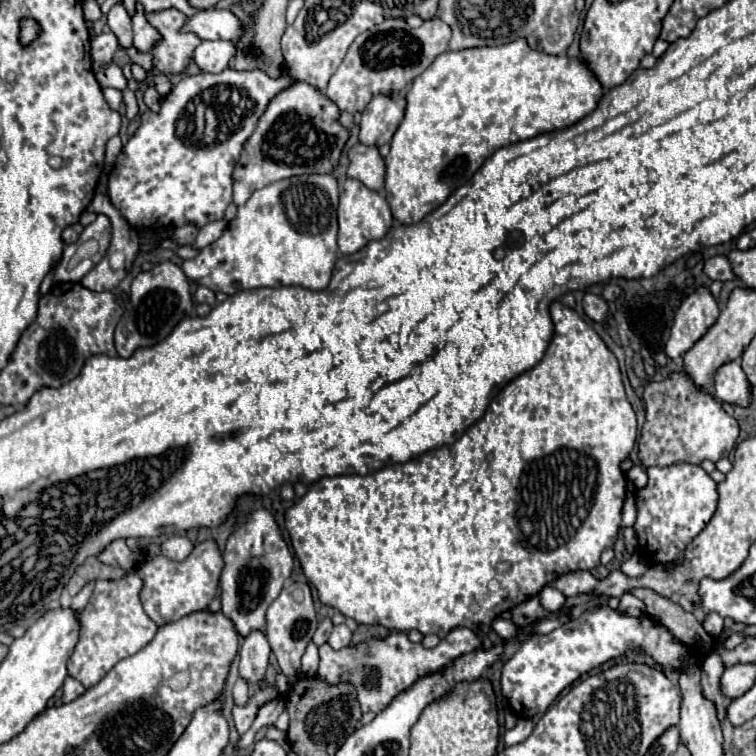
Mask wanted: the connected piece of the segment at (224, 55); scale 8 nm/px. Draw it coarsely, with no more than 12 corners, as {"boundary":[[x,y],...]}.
{"boundary":[[203,41],[193,55],[199,69],[221,73],[237,47],[233,41]]}

